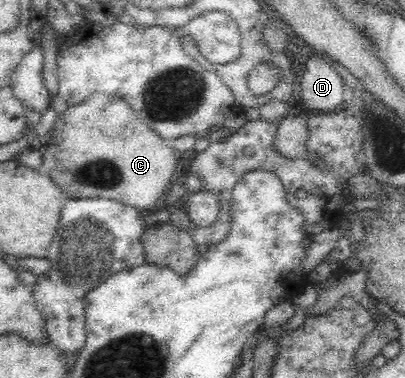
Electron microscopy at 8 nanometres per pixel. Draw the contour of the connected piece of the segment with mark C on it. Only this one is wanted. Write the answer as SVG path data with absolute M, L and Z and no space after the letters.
M102 93L91 94L84 102L68 107L36 148L42 154L42 170L71 199L112 198L138 211L155 209L158 200L171 186L178 153L153 128L148 128L135 110L122 98Z

